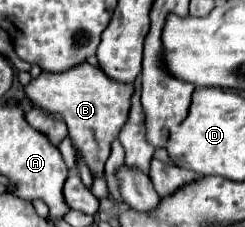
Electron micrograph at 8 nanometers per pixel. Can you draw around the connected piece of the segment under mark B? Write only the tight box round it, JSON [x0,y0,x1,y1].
[25,63,135,175]

